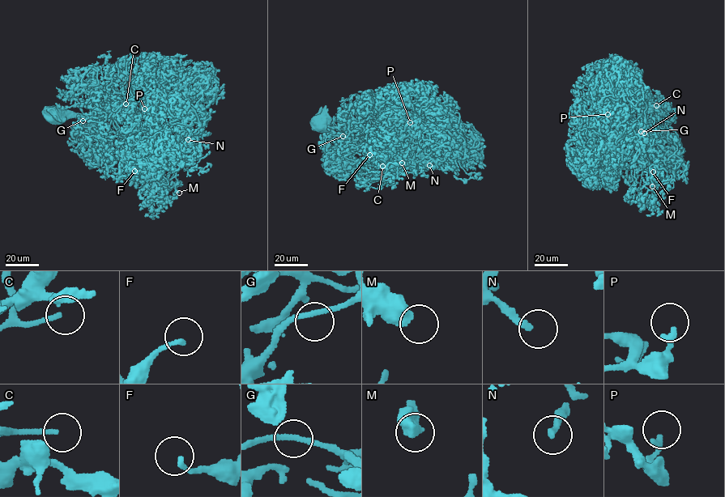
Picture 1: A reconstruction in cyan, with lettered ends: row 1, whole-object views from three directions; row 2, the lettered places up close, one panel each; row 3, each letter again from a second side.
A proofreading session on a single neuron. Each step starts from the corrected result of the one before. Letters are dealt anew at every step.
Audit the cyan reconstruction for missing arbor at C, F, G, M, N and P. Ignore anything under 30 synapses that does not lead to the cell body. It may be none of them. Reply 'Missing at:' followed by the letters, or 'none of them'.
Missing at: C, N

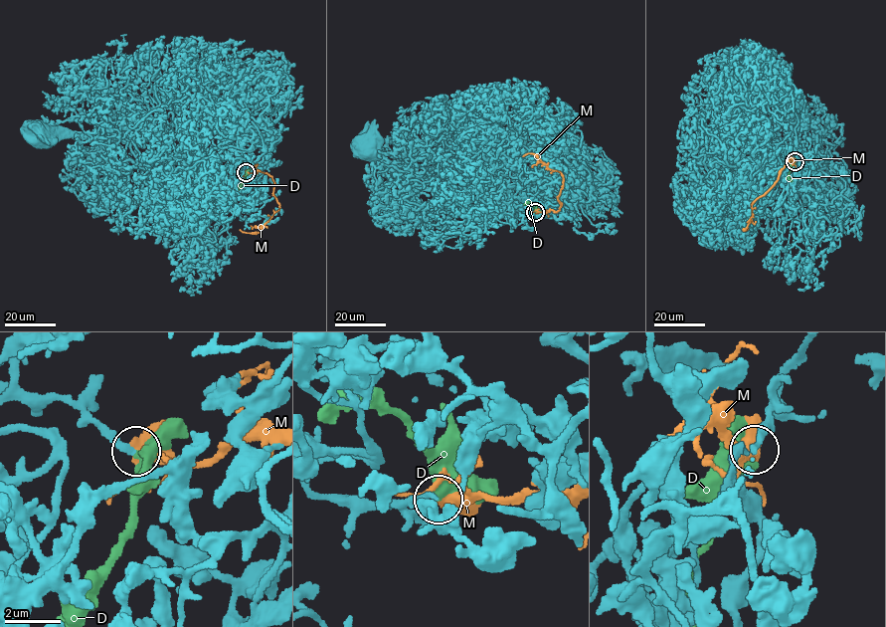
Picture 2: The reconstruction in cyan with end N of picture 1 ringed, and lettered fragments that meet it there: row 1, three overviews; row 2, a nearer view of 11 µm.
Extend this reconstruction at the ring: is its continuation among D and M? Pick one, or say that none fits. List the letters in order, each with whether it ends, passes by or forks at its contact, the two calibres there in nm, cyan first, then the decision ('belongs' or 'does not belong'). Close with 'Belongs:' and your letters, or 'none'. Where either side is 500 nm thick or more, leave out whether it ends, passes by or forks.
D: it ends; calibres 200 and 400 nm; belongs
M: calibres 200 and 550 nm; does not belong
Belongs: D

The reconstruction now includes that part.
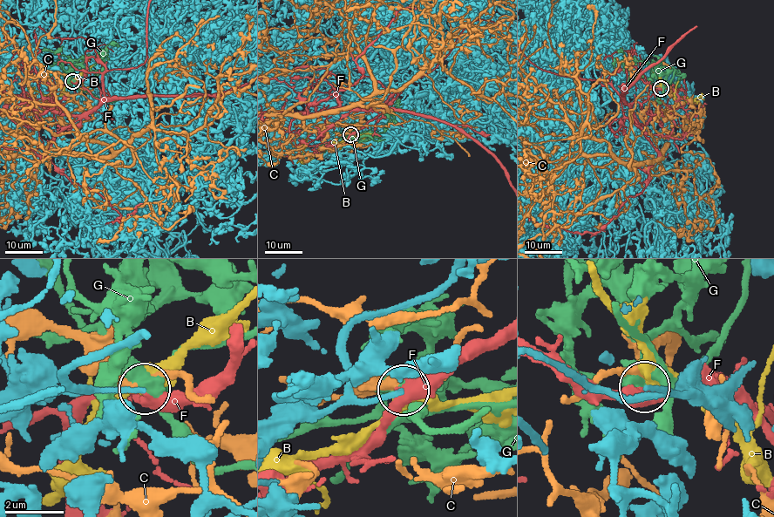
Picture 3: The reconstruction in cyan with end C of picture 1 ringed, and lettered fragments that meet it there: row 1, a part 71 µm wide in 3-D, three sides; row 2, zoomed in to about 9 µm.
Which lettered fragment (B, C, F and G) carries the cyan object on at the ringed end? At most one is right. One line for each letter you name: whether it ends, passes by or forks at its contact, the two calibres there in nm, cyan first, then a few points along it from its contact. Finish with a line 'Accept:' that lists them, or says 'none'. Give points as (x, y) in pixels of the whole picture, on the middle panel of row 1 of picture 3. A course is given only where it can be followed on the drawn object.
Accept: none

